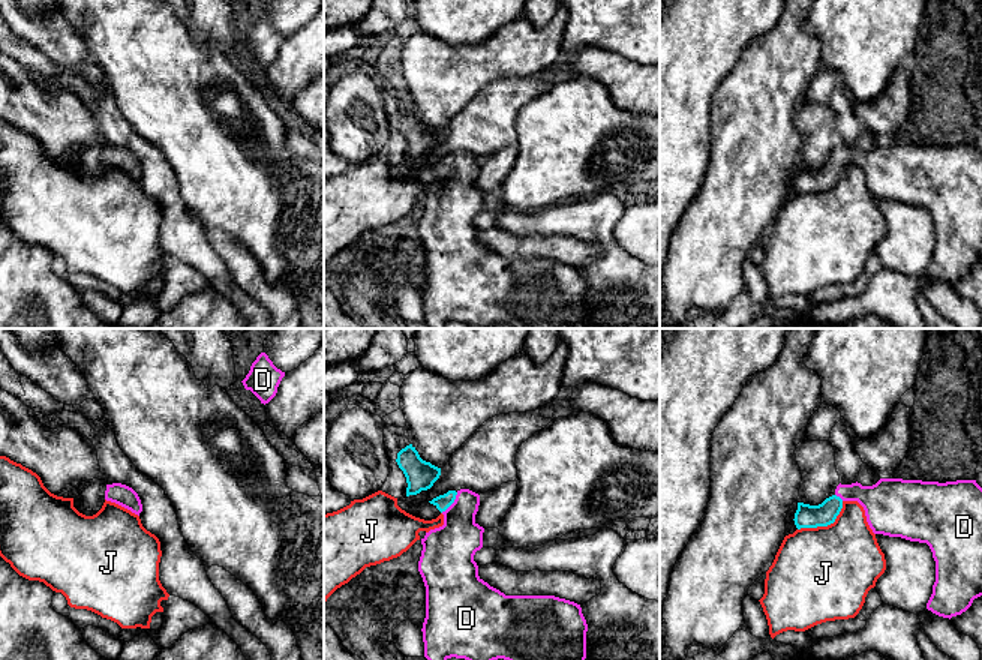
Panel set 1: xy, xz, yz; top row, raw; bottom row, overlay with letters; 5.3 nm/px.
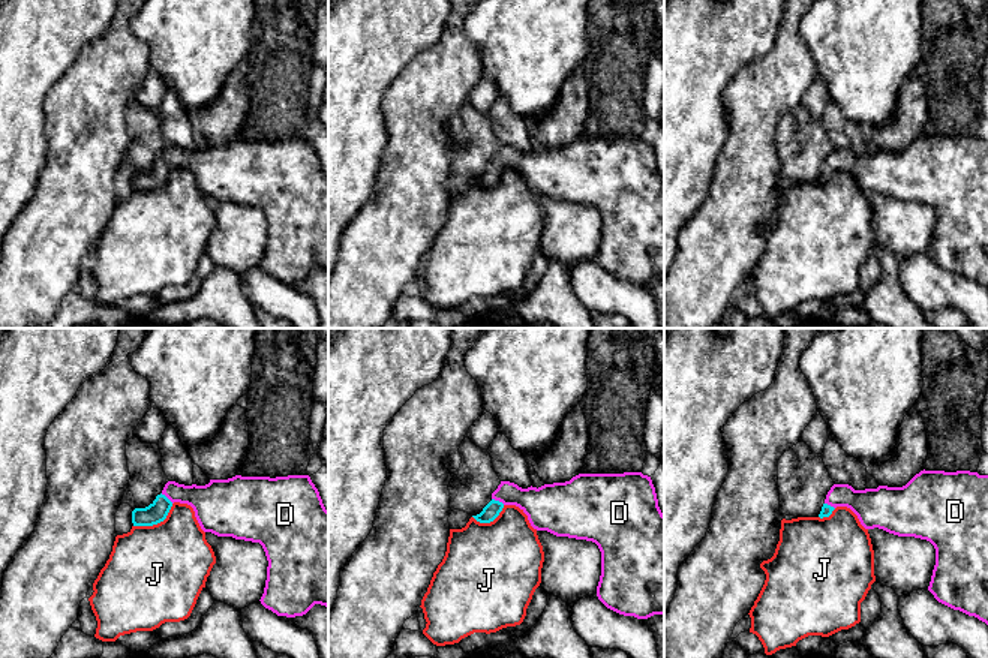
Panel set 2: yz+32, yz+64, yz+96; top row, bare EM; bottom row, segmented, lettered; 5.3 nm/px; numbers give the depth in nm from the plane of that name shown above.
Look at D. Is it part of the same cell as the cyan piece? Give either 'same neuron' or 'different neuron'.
same neuron

